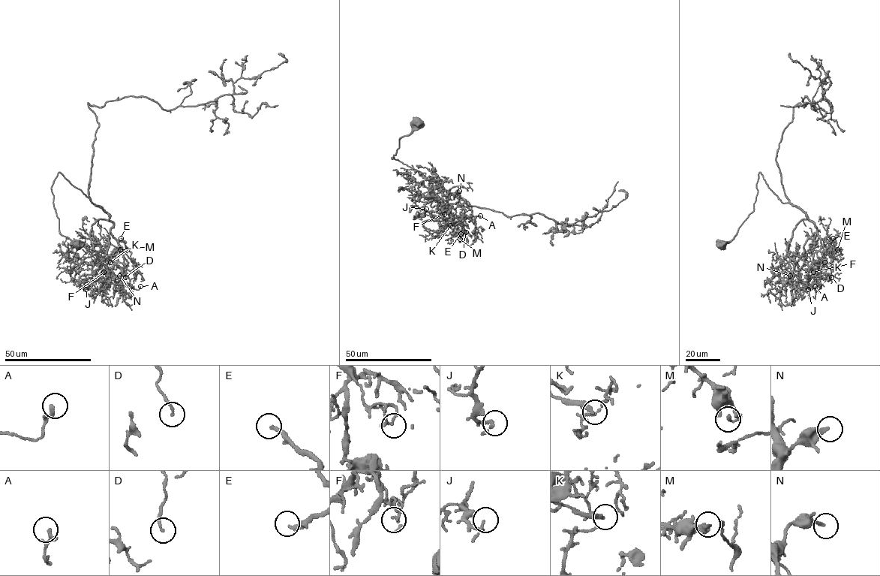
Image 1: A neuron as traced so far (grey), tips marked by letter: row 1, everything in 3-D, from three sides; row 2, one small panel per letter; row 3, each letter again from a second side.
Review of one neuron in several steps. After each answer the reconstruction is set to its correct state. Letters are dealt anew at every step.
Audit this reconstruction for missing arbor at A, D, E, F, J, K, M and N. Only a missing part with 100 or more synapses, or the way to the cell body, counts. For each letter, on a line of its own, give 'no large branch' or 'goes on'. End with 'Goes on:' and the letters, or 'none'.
A: no large branch
D: no large branch
E: goes on
F: no large branch
J: no large branch
K: no large branch
M: no large branch
N: no large branch
Goes on: E

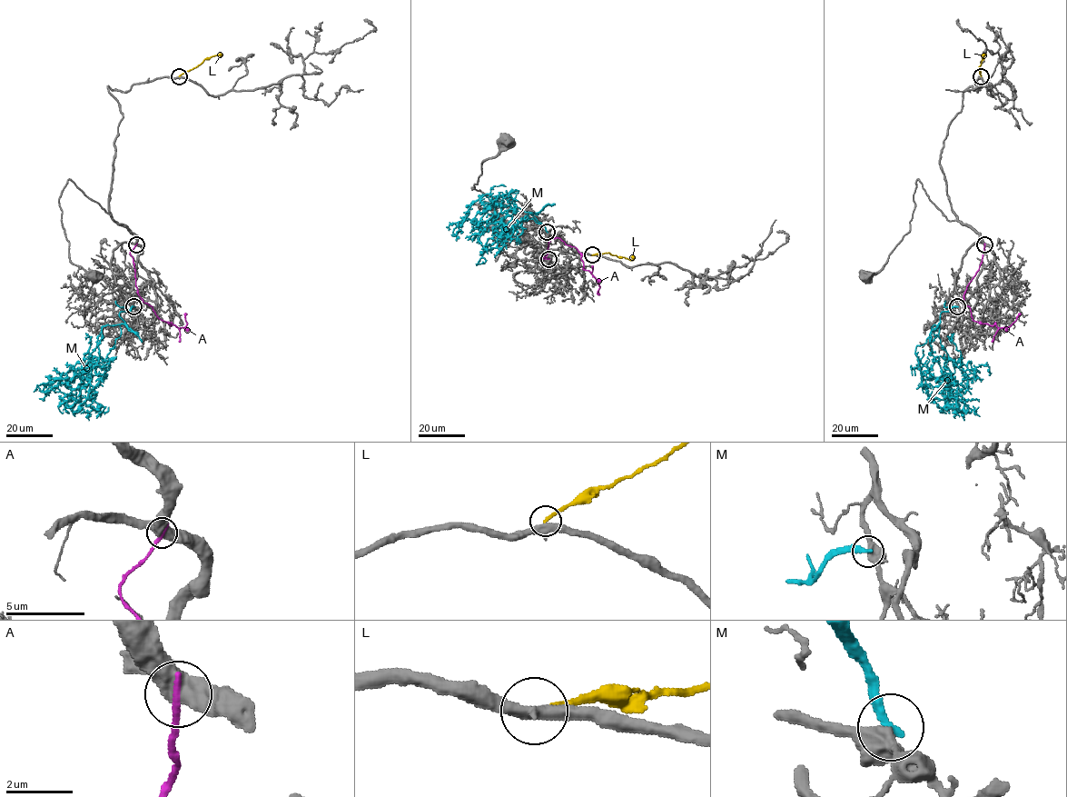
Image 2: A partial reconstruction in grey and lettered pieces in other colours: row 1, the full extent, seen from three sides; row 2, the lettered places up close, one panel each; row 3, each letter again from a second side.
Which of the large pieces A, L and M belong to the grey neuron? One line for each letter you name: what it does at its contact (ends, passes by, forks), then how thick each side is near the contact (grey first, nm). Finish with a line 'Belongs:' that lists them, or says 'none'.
Belongs: none

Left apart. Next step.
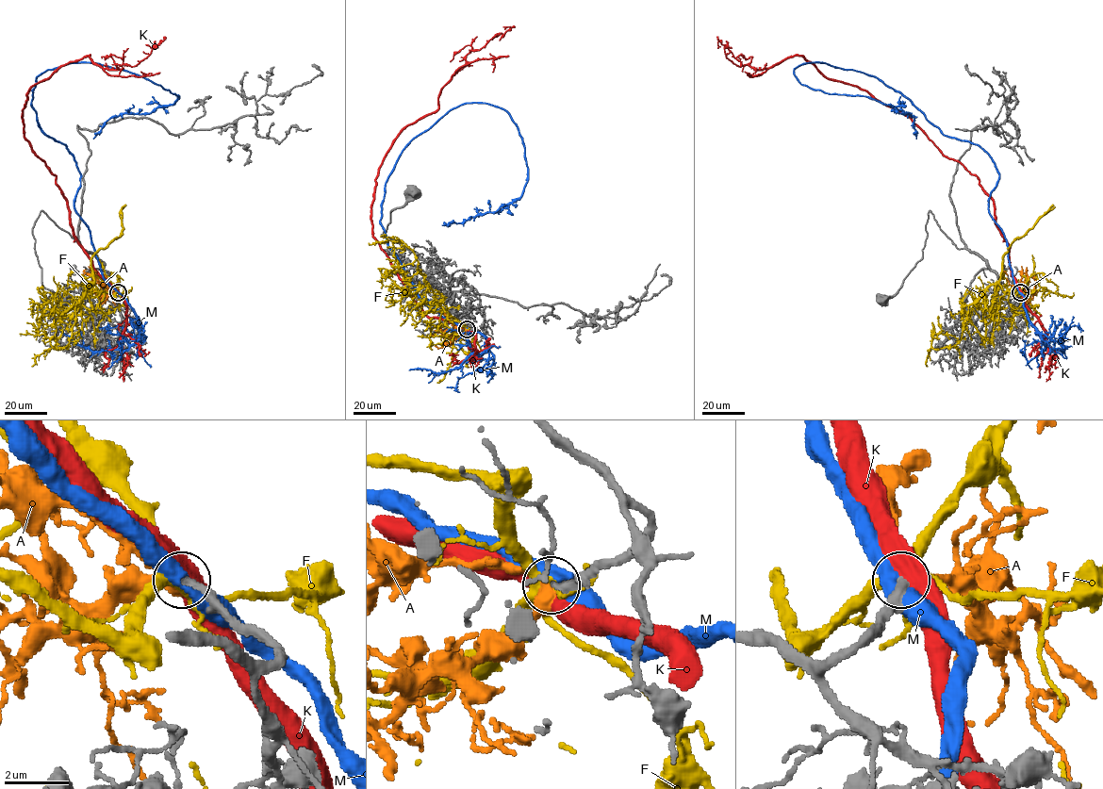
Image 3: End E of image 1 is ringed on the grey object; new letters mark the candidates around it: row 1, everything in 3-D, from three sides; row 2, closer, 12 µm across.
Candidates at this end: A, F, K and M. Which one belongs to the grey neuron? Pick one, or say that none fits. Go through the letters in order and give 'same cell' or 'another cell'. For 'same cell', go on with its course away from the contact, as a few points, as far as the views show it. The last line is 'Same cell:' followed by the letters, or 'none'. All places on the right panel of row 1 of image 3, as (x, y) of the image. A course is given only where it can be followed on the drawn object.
A: same cell | via (1020, 292), (1032, 294), (1034, 283), (1039, 286), (1035, 282)
F: another cell
K: another cell
M: another cell
Same cell: A

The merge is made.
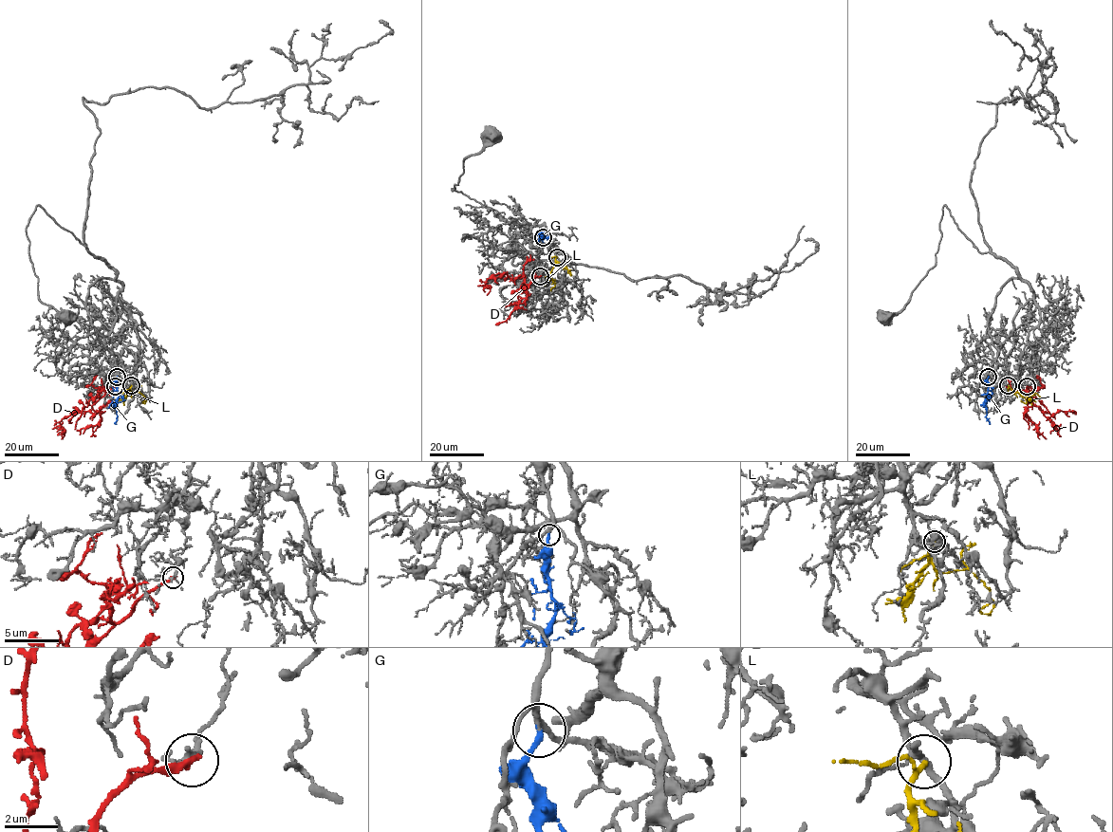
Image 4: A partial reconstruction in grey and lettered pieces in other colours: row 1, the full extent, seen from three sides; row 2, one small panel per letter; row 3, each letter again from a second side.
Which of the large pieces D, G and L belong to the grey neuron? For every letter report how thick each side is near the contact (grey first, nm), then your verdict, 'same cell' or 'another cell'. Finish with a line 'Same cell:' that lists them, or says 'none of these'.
D: 180/280 nm | another cell
G: 160/200 nm | same cell
L: 240/140 nm | another cell
Same cell: G

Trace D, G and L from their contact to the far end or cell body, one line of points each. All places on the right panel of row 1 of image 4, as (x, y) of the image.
D: (1027, 386), (1035, 397), (1027, 394), (1032, 405), (1025, 412), (1046, 439)
G: (988, 376), (985, 407), (990, 424)
L: (1008, 385), (1024, 397), (1029, 397), (1036, 393), (1041, 397)

